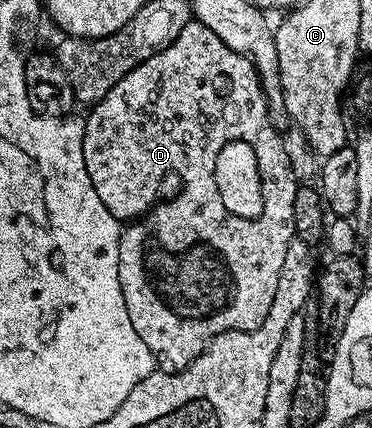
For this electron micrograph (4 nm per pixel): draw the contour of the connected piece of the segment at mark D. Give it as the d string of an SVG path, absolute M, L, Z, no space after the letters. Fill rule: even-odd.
M196 23L183 27L175 43L151 55L151 59L139 63L135 71L123 75L123 79L119 79L119 83L107 91L101 102L88 110L83 131L83 163L87 167L91 187L95 187L95 195L103 199L103 207L107 207L107 211L111 211L111 215L115 215L115 219L123 226L119 243L119 283L123 287L127 315L131 315L131 327L135 327L135 335L147 343L147 351L151 351L160 372L183 371L208 347L214 337L231 331L251 331L259 327L259 323L267 319L267 311L271 311L271 299L275 299L275 287L279 283L279 270L283 268L287 243L295 240L295 195L299 188L297 177L293 174L293 161L273 124L274 118L270 114L265 94L261 92L261 81L257 78L257 69L251 59L231 51L231 47L227 47L227 43L223 43L215 31ZM232 141L250 145L259 163L259 179L263 183L263 211L255 218L240 217L226 211L215 187L215 159L222 147Z

